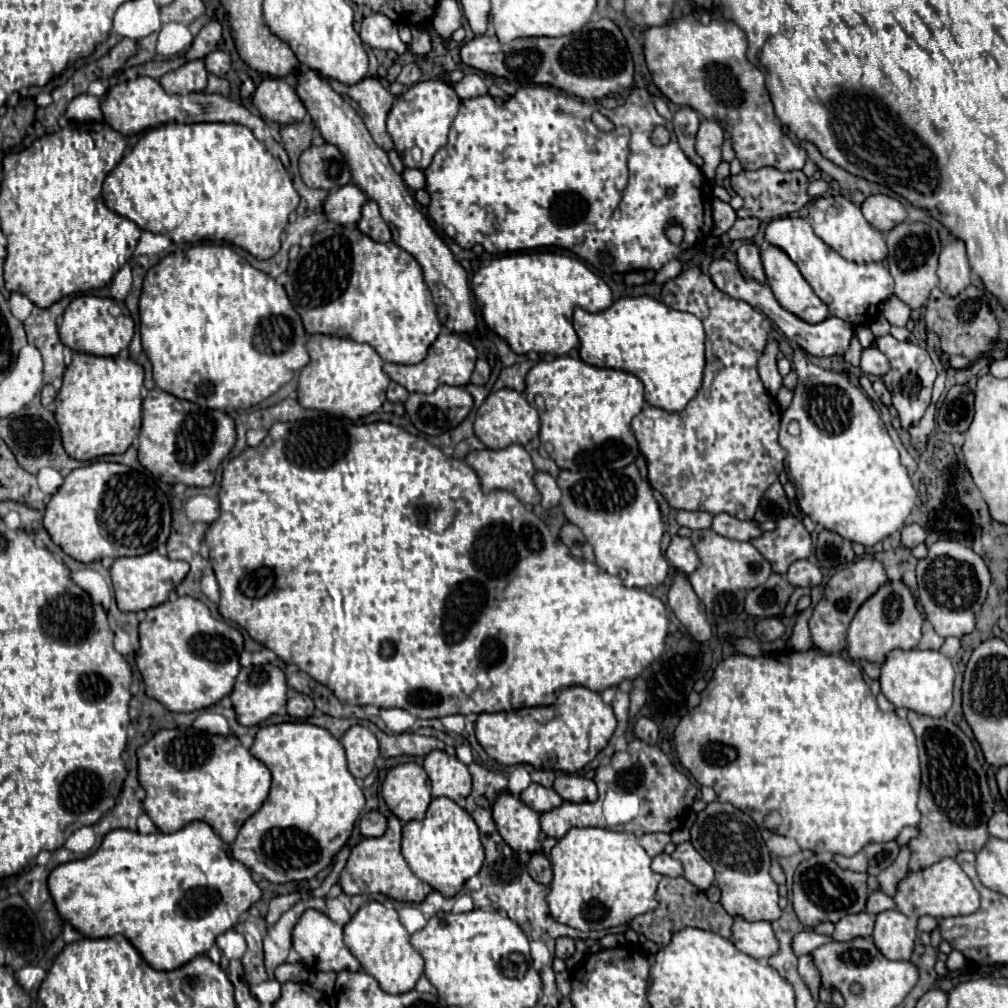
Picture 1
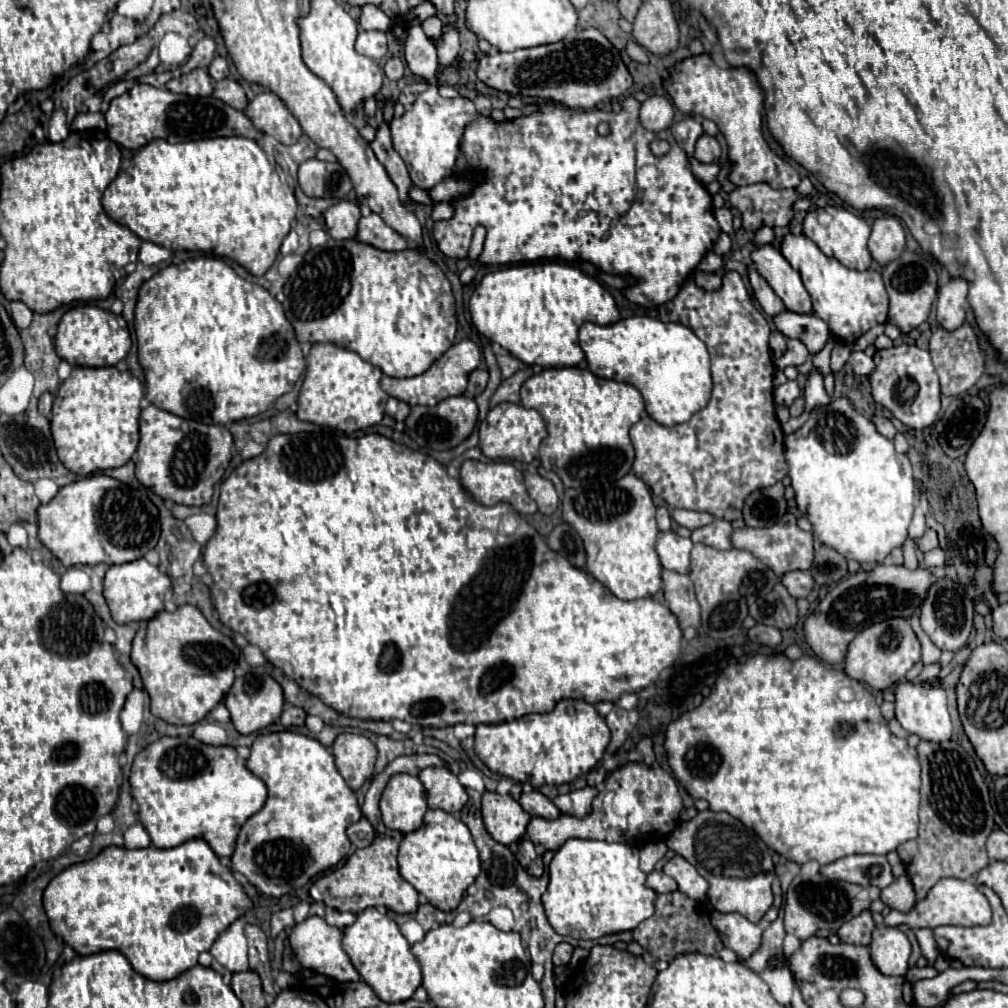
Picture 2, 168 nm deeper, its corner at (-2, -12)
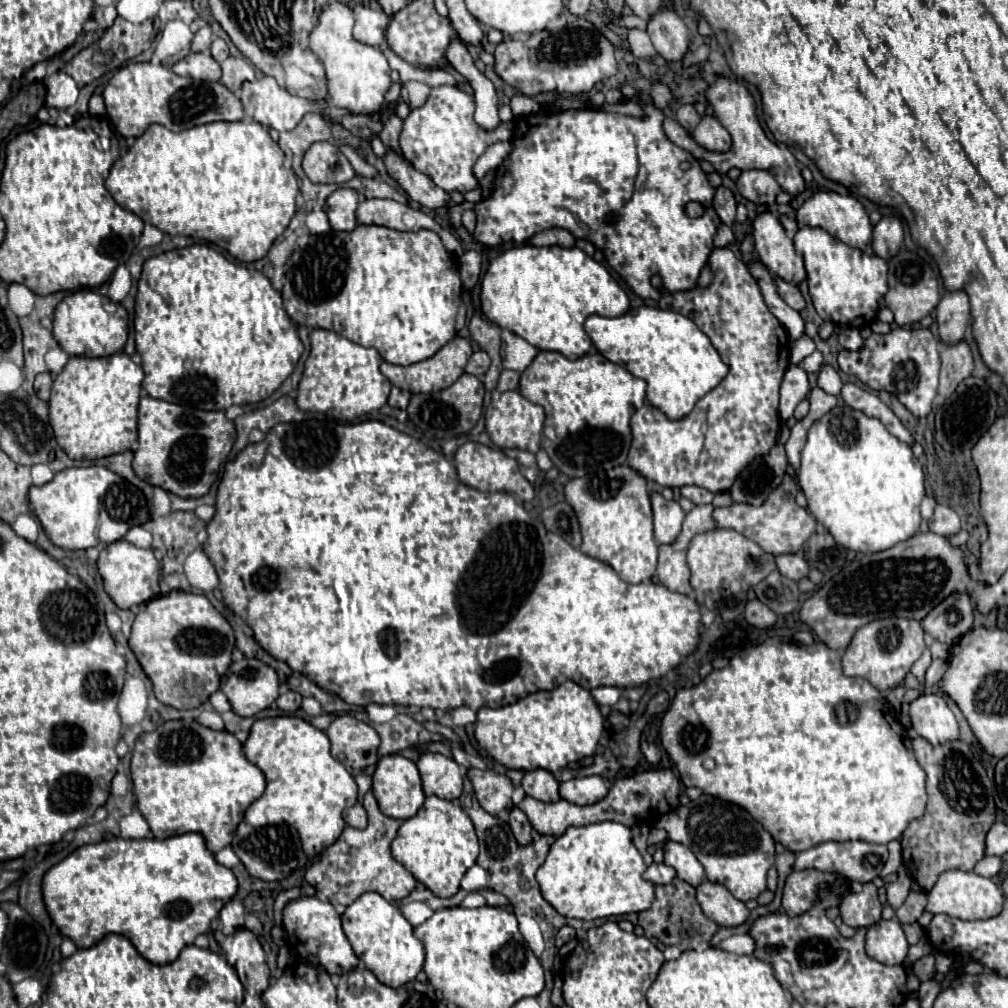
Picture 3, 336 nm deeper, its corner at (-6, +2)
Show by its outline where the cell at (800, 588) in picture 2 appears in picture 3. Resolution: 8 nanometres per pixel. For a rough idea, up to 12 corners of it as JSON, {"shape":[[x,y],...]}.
{"shape":[[802,554],[776,556],[782,576],[798,582],[810,566]]}

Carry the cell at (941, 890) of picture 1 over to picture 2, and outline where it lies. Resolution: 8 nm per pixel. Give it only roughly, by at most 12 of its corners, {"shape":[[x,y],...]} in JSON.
{"shape":[[942,878],[886,926],[986,926],[992,912],[970,880]]}

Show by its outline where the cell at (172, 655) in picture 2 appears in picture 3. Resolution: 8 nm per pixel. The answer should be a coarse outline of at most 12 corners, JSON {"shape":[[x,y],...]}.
{"shape":[[204,594],[136,614],[130,648],[156,698],[198,708],[232,664],[232,626]]}

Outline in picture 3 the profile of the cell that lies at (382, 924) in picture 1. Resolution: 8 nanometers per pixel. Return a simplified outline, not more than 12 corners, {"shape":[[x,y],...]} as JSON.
{"shape":[[366,892],[342,914],[356,956],[398,988],[424,946],[402,912]]}

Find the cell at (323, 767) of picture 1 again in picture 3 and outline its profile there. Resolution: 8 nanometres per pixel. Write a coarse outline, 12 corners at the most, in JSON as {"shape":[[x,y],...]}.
{"shape":[[256,720],[266,776],[232,840],[260,880],[306,868],[358,800],[328,736]]}

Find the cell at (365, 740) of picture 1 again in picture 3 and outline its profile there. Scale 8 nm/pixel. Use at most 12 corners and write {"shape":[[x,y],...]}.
{"shape":[[354,716],[326,734],[332,756],[356,774],[378,762],[380,736]]}

